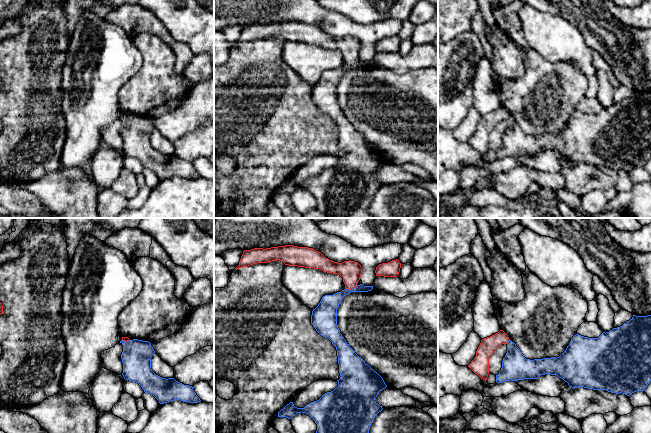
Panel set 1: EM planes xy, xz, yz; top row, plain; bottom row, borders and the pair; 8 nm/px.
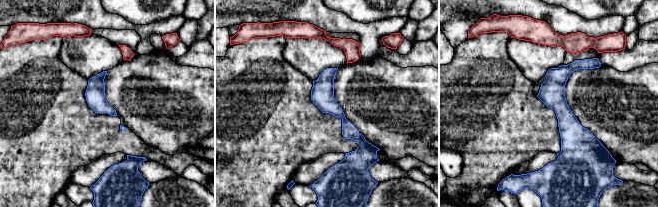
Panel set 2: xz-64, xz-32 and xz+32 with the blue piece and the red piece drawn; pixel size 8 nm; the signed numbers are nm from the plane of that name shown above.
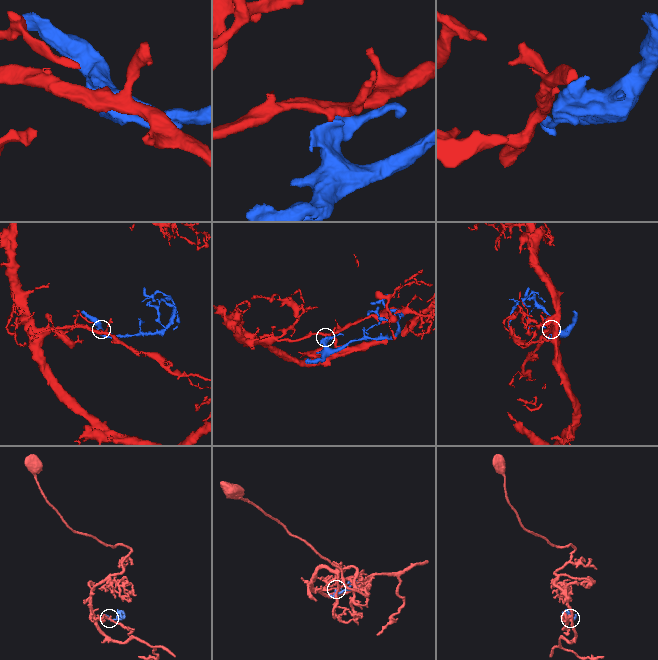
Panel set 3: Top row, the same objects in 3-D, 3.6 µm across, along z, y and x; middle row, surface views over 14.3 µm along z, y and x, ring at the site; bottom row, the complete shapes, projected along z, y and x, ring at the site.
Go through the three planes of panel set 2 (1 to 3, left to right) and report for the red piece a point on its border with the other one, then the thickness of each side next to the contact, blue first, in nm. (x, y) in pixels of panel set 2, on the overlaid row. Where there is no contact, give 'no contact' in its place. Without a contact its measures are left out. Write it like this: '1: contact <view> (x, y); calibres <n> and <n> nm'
1: no contact
2: no contact
3: no contact

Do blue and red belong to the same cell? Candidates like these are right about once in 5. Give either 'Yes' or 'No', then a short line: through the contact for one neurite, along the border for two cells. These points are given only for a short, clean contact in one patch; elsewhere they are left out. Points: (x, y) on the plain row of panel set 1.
No. Line: xz (357, 61), (350, 65), (345, 64)

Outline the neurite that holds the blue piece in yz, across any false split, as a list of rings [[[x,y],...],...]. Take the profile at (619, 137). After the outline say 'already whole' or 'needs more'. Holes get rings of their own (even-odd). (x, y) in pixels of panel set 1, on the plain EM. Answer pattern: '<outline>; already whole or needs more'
[[[633,91],[622,102],[603,108],[598,114],[576,110],[557,134],[526,135],[511,116],[508,117],[507,124],[501,147],[496,151],[497,159],[537,155],[541,151],[551,150],[557,151],[572,164],[606,166],[630,172],[636,167],[644,167],[651,157],[651,91]]]; already whole

